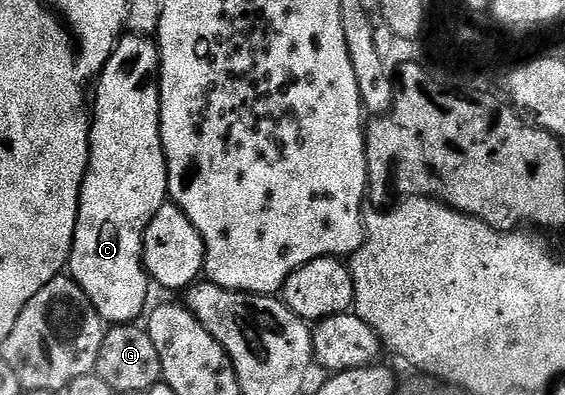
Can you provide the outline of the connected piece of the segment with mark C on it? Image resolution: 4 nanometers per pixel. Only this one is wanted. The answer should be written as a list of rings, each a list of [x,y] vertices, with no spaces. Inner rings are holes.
[[[125,33],[117,42],[110,60],[106,60],[106,64],[102,68],[102,72],[95,79],[96,82],[96,102],[90,106],[90,140],[88,141],[88,167],[86,168],[86,176],[84,183],[80,189],[80,207],[78,208],[78,220],[74,228],[74,240],[72,241],[72,251],[68,257],[67,273],[82,288],[82,292],[86,292],[86,296],[90,300],[90,304],[94,304],[94,308],[98,312],[98,316],[104,319],[108,324],[132,324],[137,321],[136,318],[140,313],[145,313],[148,302],[148,286],[150,287],[150,279],[148,271],[144,269],[144,233],[150,224],[150,220],[154,220],[154,216],[169,201],[168,197],[168,173],[166,172],[166,156],[162,148],[162,132],[160,131],[160,88],[158,85],[158,75],[160,72],[160,47],[156,45],[151,37],[143,34]]]

